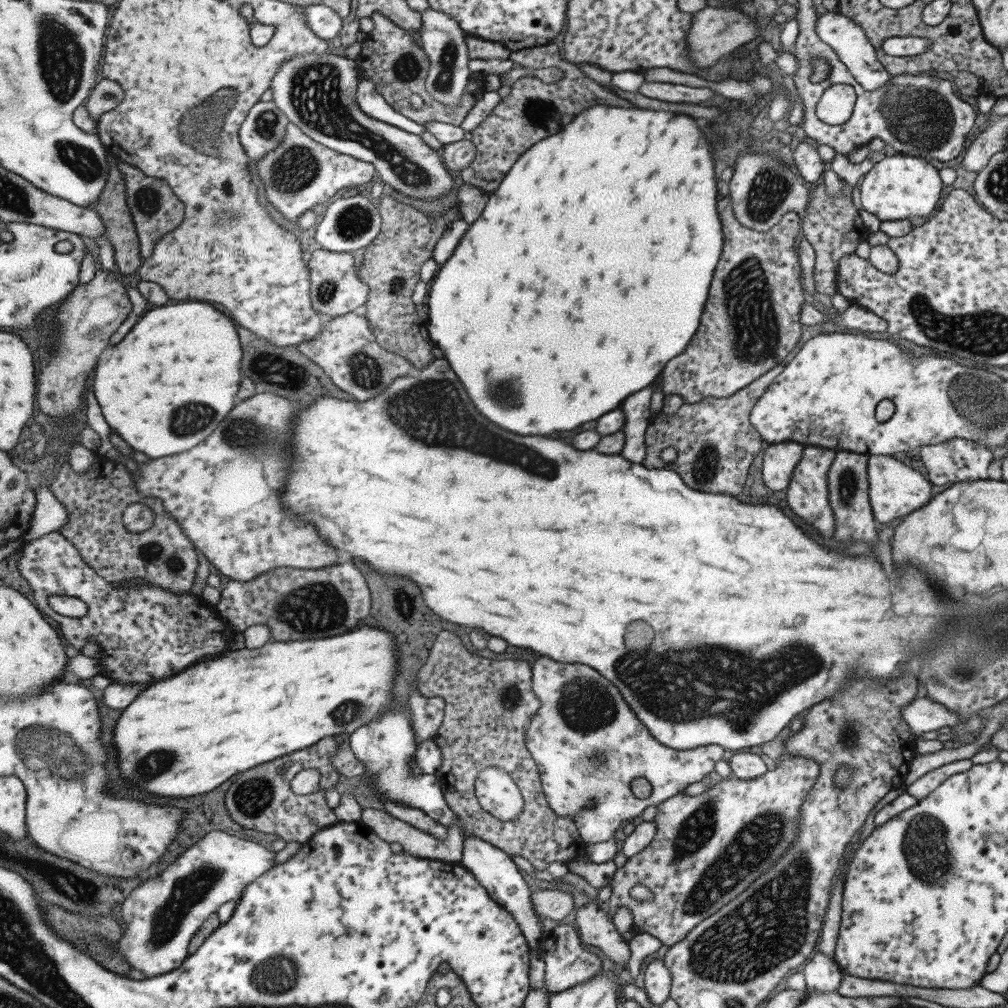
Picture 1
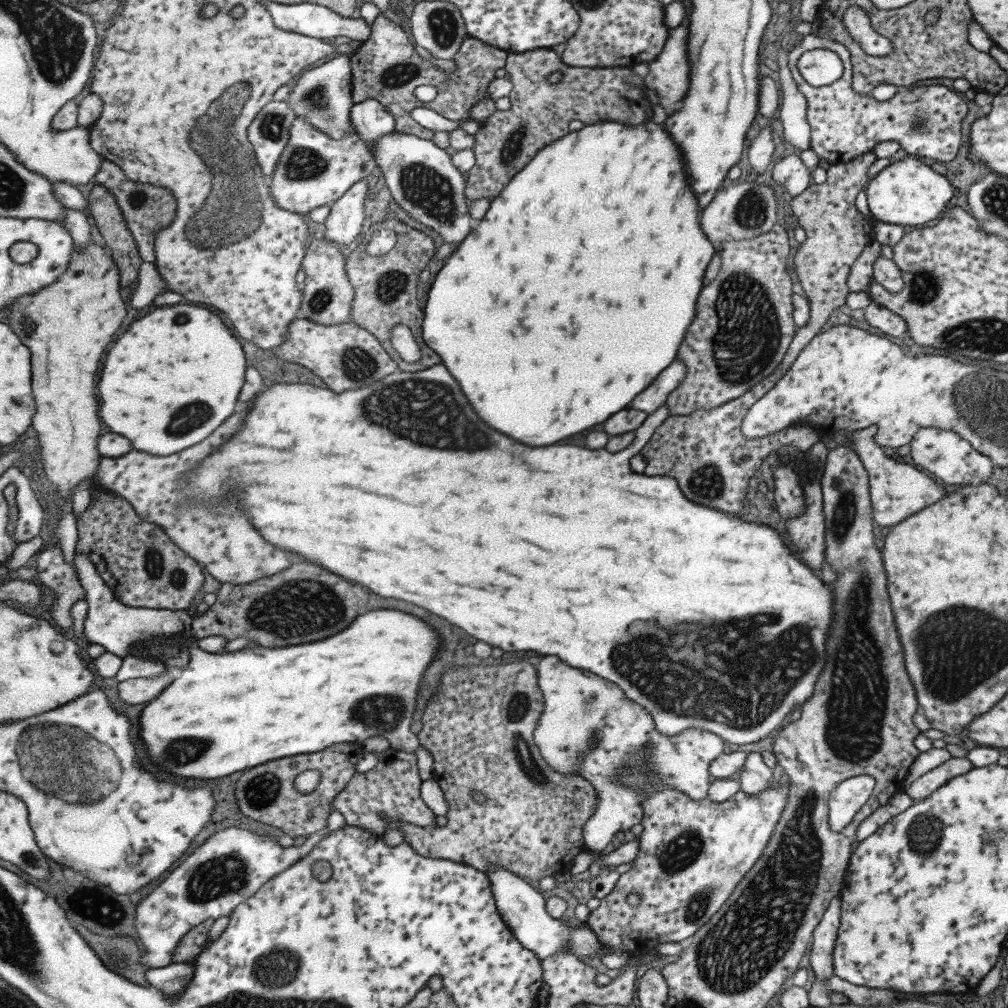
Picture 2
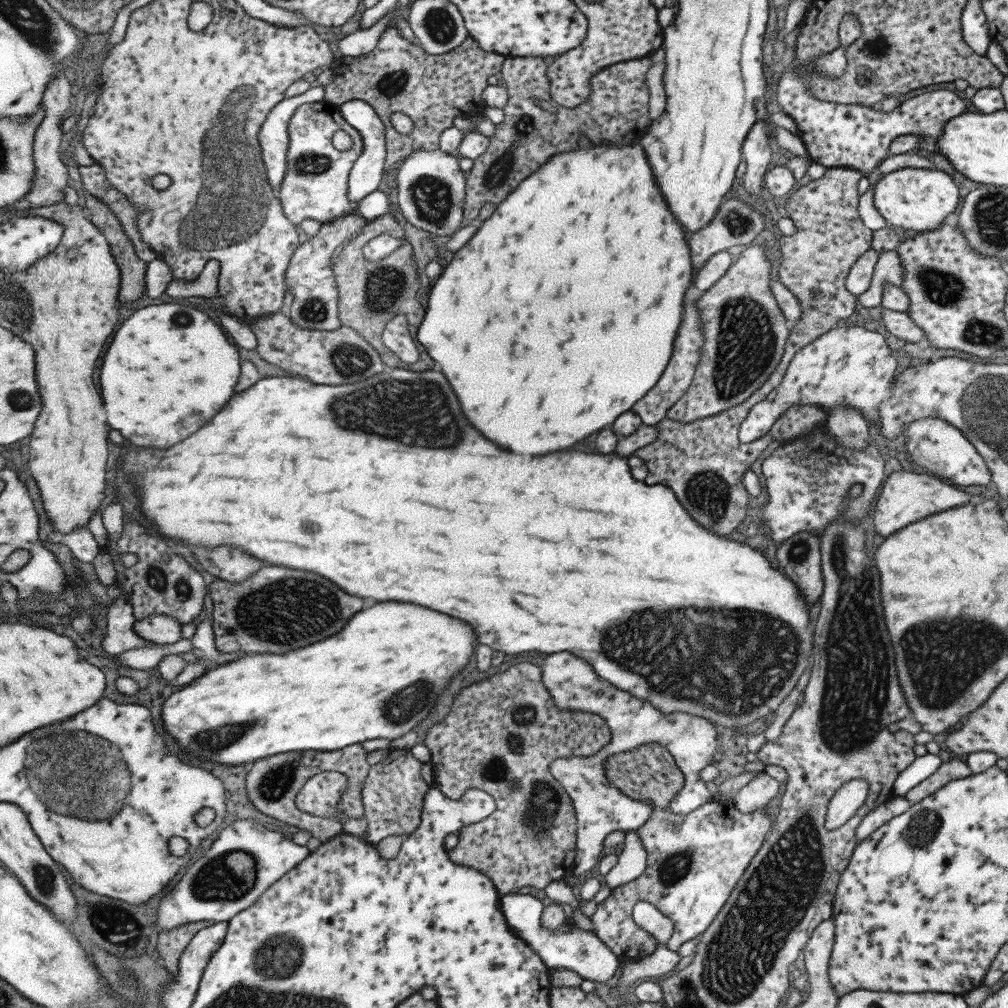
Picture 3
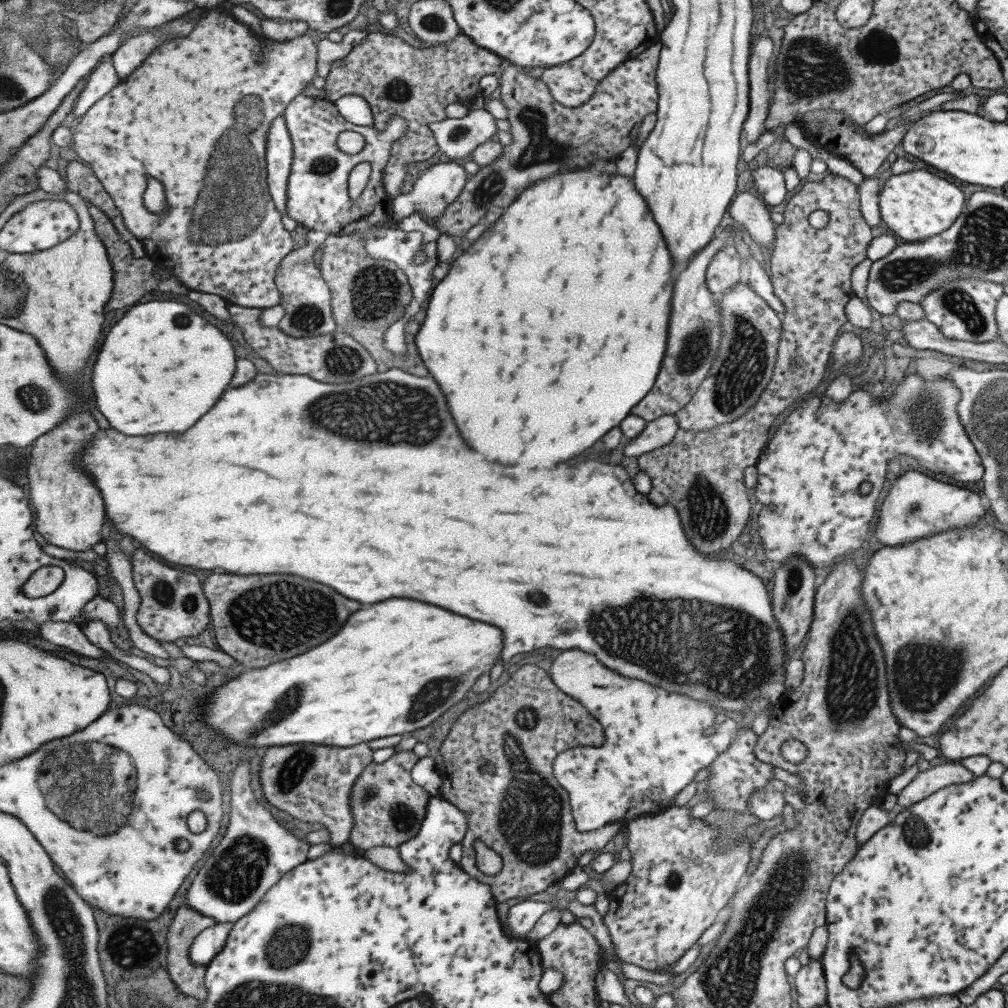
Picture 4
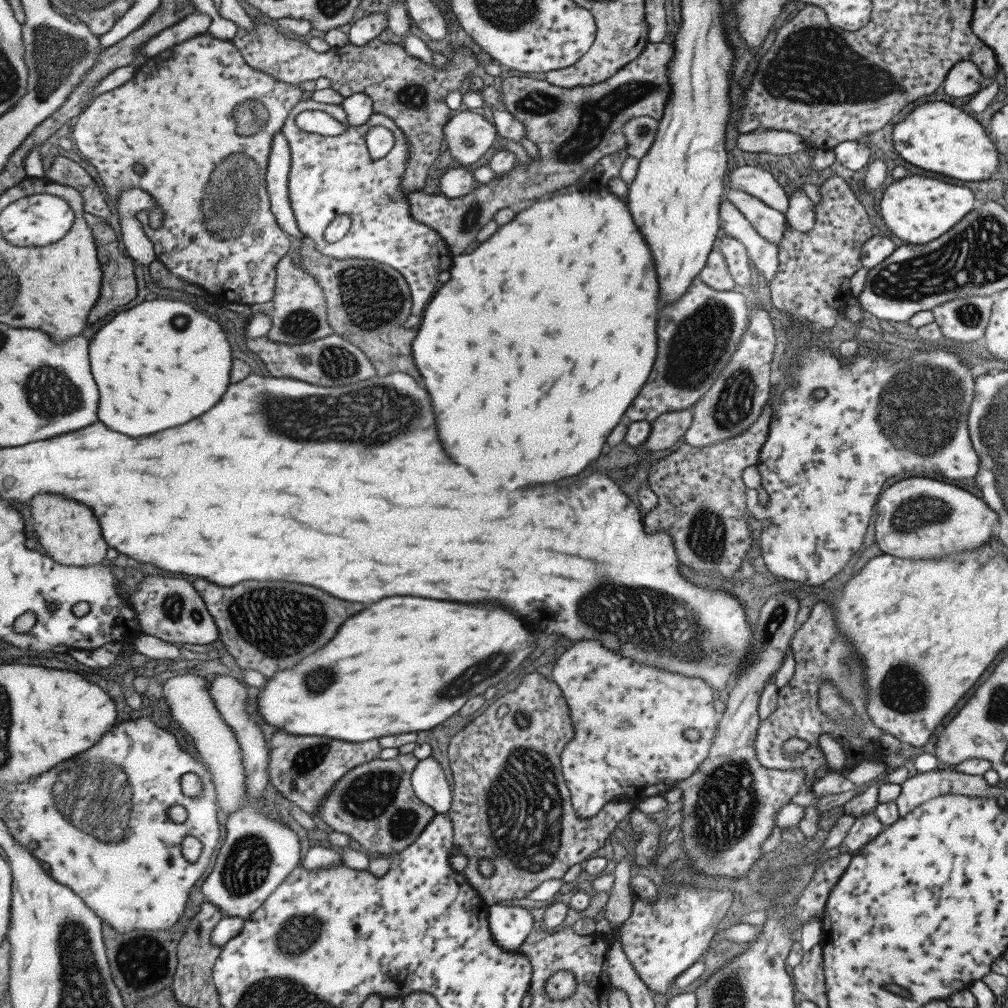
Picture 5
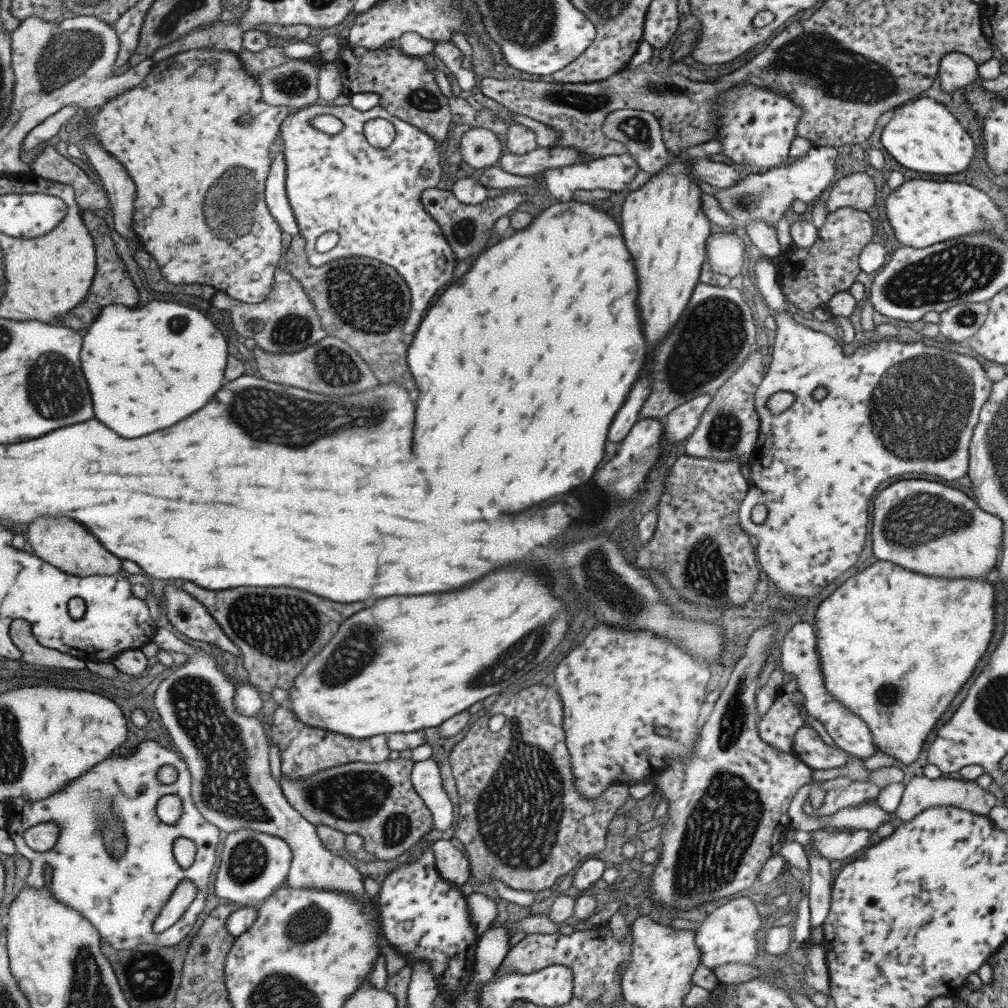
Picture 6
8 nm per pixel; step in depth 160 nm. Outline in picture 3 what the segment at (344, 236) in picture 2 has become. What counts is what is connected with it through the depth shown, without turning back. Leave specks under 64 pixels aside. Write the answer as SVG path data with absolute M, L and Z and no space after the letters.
M361 99L350 100L339 106L339 108L342 118L360 132L363 142L365 142L364 153L353 165L353 170L348 180L349 198L353 202L359 203L372 192L379 190L379 186L381 186L388 155L386 130L388 124L383 123L383 118L379 117L379 114L377 114L377 111L375 111L375 108L371 104Z

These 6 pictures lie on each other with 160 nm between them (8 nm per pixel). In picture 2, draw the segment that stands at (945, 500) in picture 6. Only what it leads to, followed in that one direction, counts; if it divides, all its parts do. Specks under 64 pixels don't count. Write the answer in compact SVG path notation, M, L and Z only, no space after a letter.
M867 426L863 430L851 431L848 437L844 437L843 431L837 431L833 435L825 435L822 440L828 449L845 446L858 456L868 476L872 519L875 520L875 524L889 529L922 508L935 504L946 495L948 490L941 488L939 484L924 473L917 471L913 466L907 466L907 464L895 462L895 459L886 457L873 440L876 430L877 426Z

